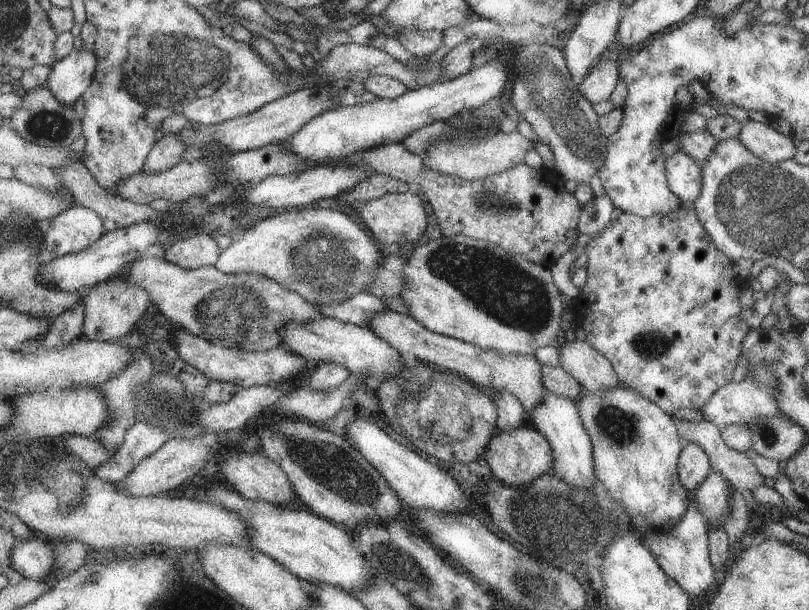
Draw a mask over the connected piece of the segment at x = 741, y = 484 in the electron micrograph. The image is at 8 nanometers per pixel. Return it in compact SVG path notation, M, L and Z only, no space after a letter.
M708 420L676 421L678 436L685 442L700 446L711 462L713 472L721 473L735 491L753 488L762 484L763 476L749 460L745 452L729 448L721 438L720 428Z

